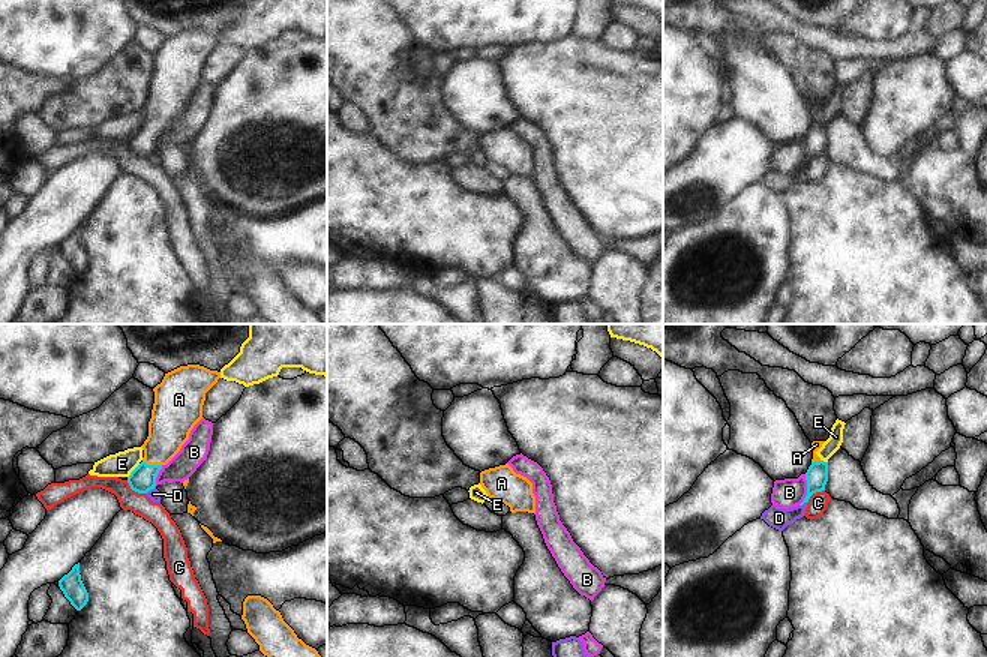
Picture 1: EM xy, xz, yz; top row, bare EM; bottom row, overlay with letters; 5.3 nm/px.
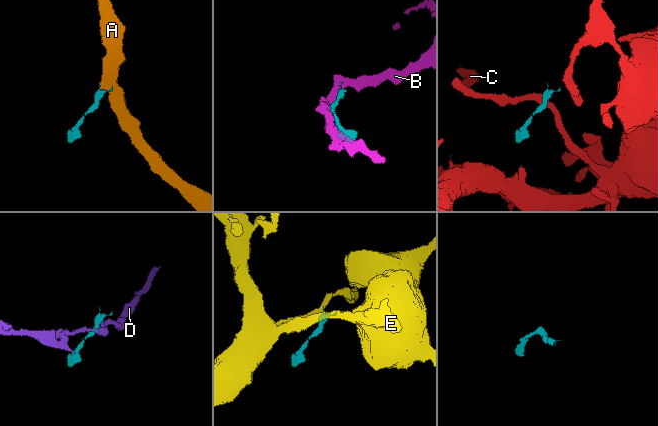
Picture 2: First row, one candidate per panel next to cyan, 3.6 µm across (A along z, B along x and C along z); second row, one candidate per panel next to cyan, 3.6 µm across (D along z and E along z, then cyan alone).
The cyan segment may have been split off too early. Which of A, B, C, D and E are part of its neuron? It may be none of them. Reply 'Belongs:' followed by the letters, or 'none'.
Belongs: A

